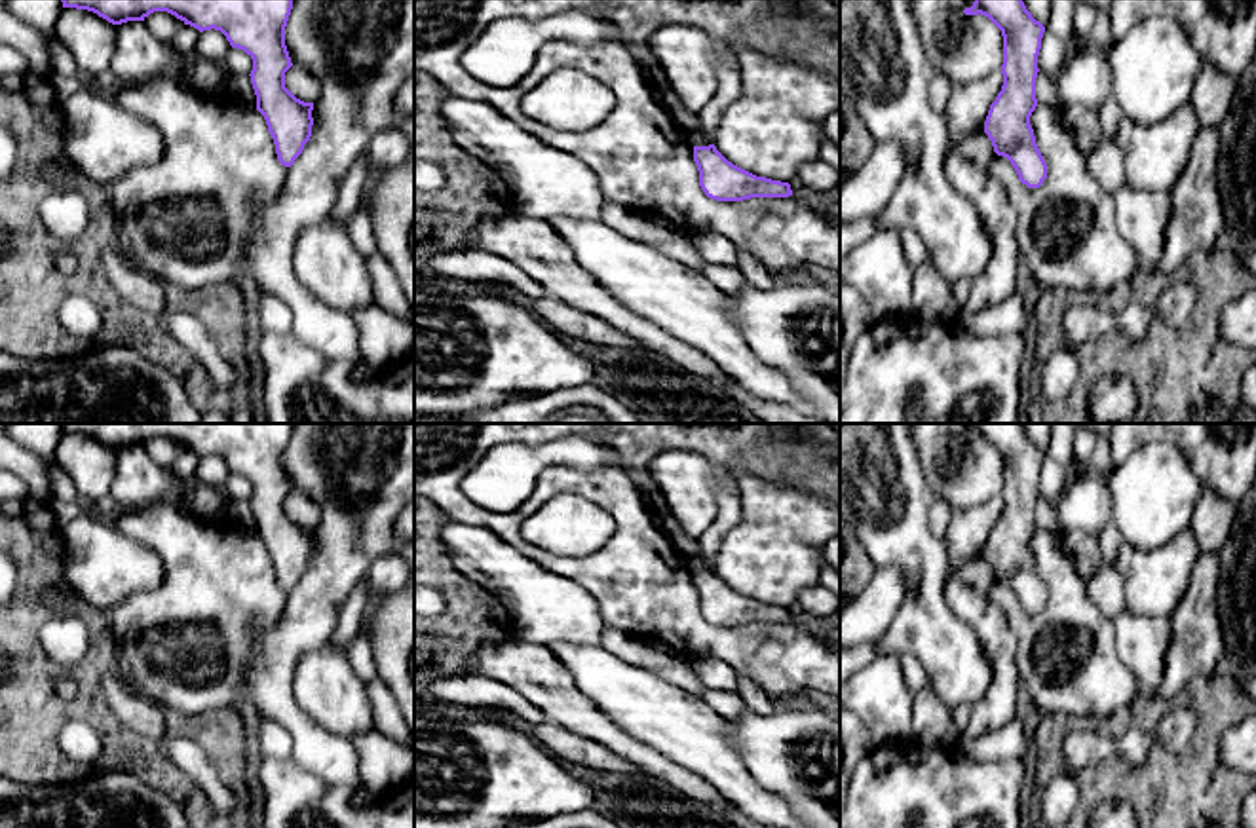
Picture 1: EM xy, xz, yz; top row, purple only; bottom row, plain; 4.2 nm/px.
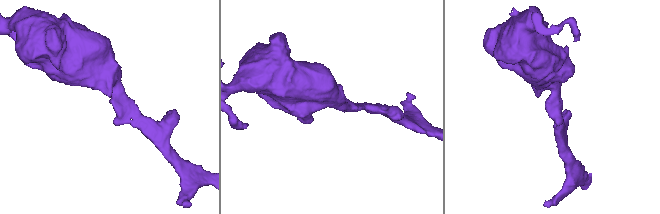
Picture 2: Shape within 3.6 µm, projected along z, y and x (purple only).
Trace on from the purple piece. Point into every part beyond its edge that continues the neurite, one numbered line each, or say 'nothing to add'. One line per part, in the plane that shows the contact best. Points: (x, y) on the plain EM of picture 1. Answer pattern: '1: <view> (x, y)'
nothing to add

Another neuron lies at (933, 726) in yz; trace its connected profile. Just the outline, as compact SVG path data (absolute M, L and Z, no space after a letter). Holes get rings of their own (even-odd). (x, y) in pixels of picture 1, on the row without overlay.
M925 686L914 693L912 741L927 748L956 748L961 729L956 727L952 708L946 706L933 687Z

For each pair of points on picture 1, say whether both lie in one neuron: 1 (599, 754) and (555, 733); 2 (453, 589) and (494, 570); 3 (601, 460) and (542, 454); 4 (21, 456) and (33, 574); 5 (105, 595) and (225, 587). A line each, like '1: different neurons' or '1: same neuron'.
1: same neuron
2: different neurons
3: same neuron
4: different neurons
5: different neurons

